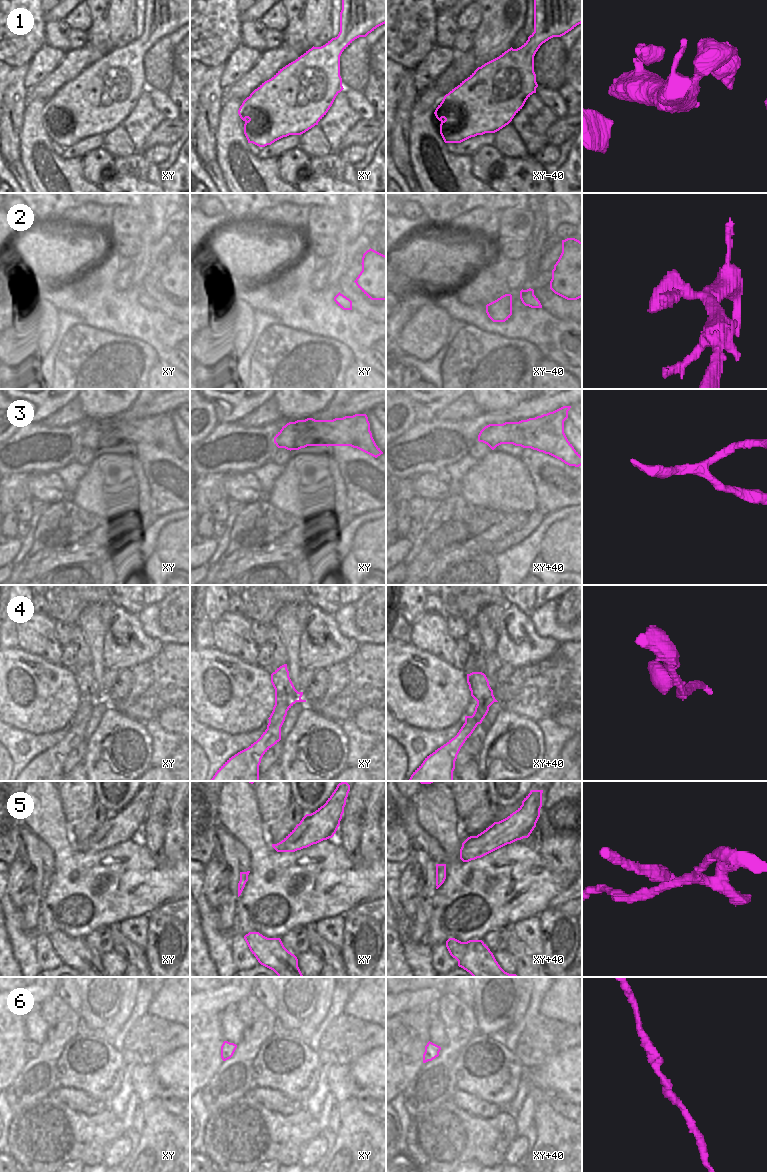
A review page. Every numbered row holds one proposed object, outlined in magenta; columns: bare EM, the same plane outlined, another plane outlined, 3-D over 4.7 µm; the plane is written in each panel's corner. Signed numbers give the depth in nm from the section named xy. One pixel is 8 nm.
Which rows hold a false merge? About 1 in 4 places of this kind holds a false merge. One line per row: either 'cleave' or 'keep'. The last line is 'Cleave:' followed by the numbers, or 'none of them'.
1: keep
2: keep
3: keep
4: keep
5: cleave
6: keep
Cleave: 5

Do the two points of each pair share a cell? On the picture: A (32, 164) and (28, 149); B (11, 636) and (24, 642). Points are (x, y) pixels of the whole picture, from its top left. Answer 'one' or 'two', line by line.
A: one
B: two

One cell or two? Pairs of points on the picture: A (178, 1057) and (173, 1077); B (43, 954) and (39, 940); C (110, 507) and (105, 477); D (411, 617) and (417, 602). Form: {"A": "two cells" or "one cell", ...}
{"A": "one cell", "B": "one cell", "C": "one cell", "D": "one cell"}

